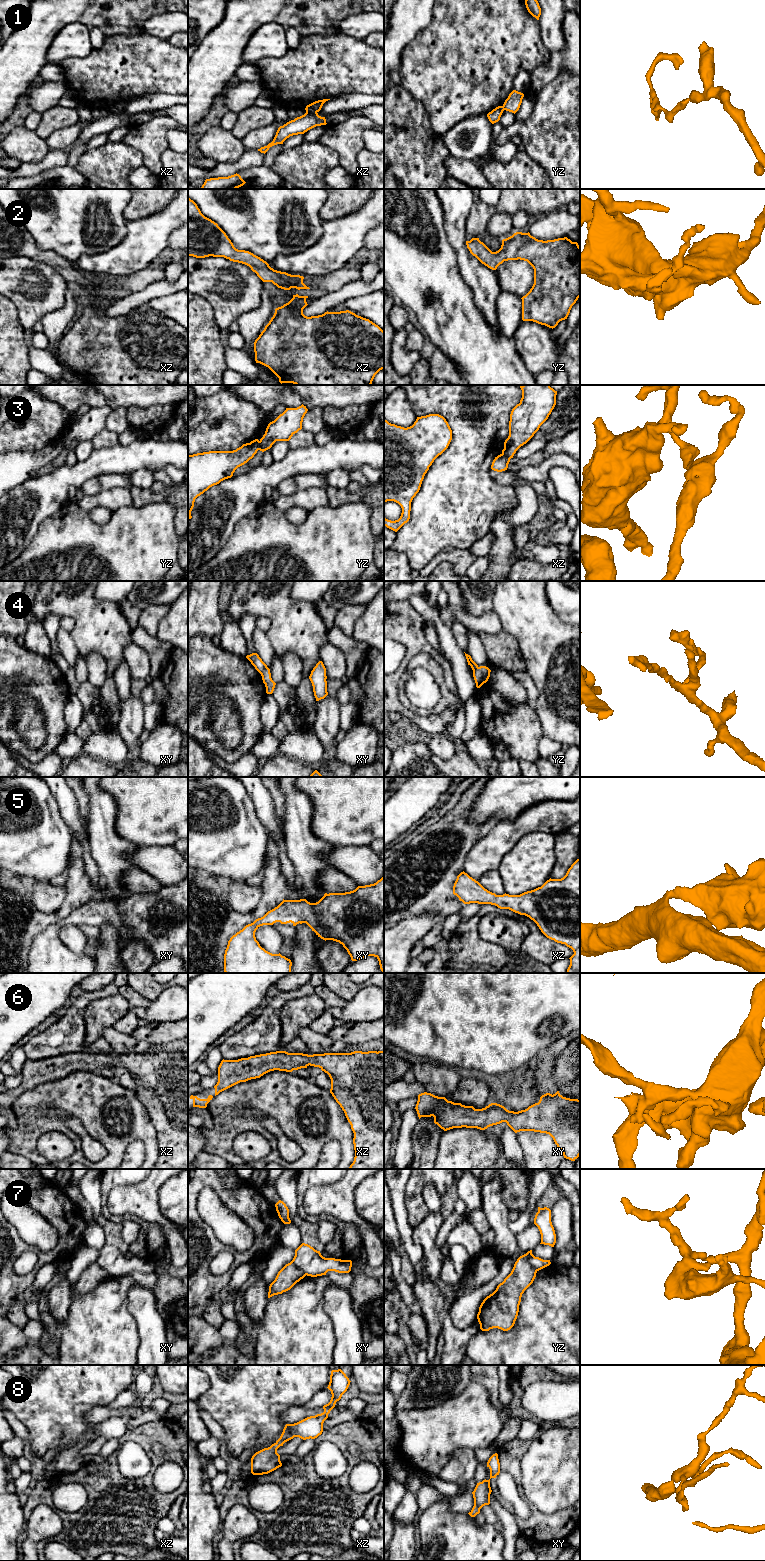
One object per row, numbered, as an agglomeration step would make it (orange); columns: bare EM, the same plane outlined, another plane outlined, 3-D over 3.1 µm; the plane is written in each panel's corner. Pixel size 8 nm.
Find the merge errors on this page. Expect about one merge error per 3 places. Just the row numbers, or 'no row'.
1, 3, 4, 7

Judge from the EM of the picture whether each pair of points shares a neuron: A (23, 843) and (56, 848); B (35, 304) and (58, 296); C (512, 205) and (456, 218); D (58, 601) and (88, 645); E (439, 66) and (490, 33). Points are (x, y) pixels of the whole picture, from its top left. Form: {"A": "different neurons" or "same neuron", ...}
{"A": "same neuron", "B": "same neuron", "C": "different neurons", "D": "same neuron", "E": "same neuron"}

